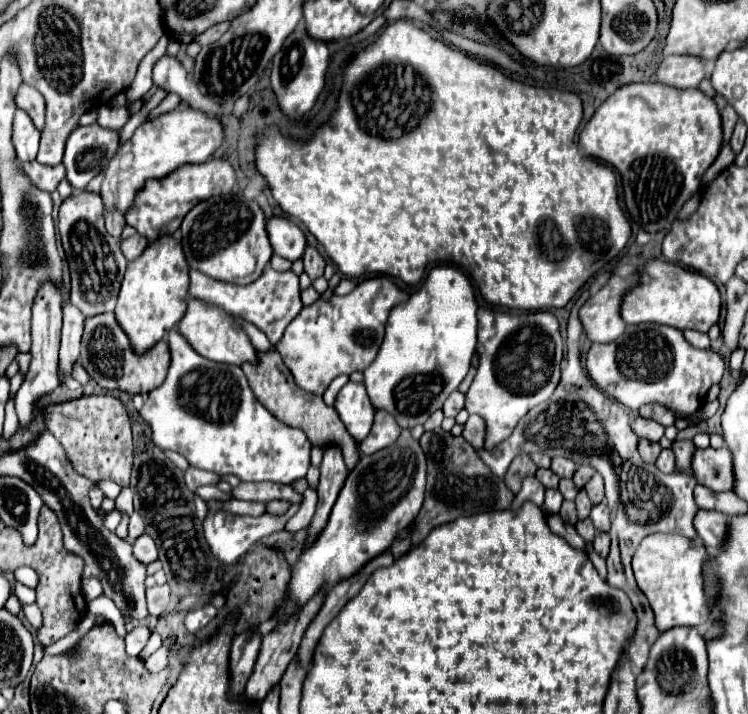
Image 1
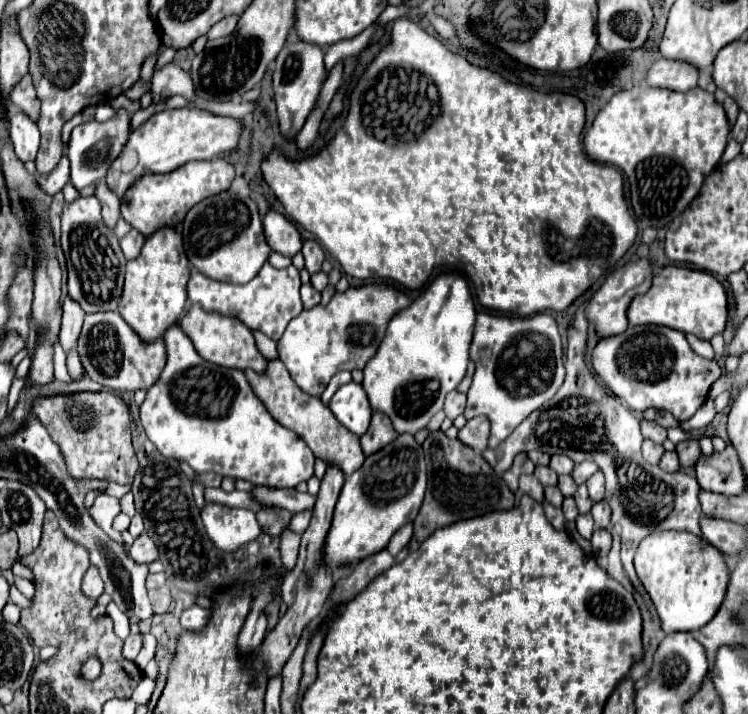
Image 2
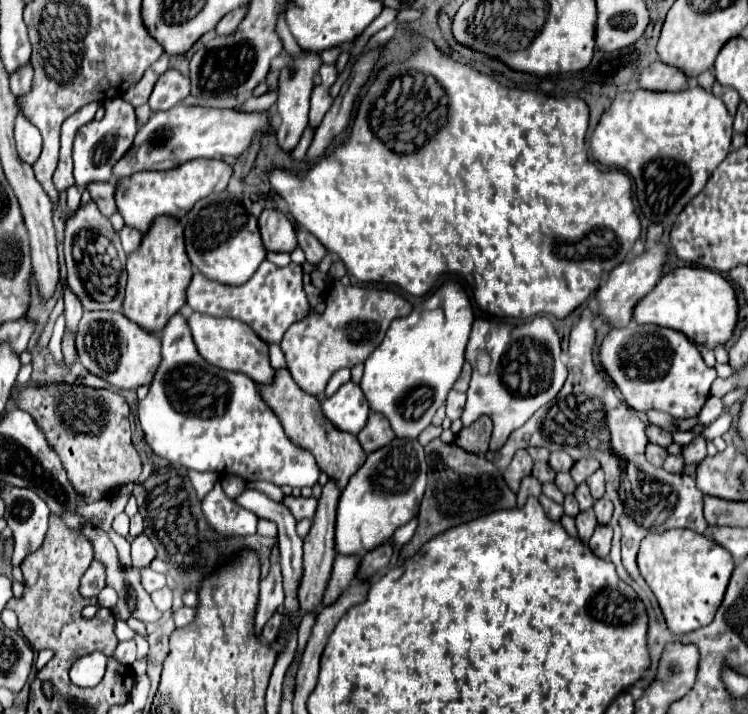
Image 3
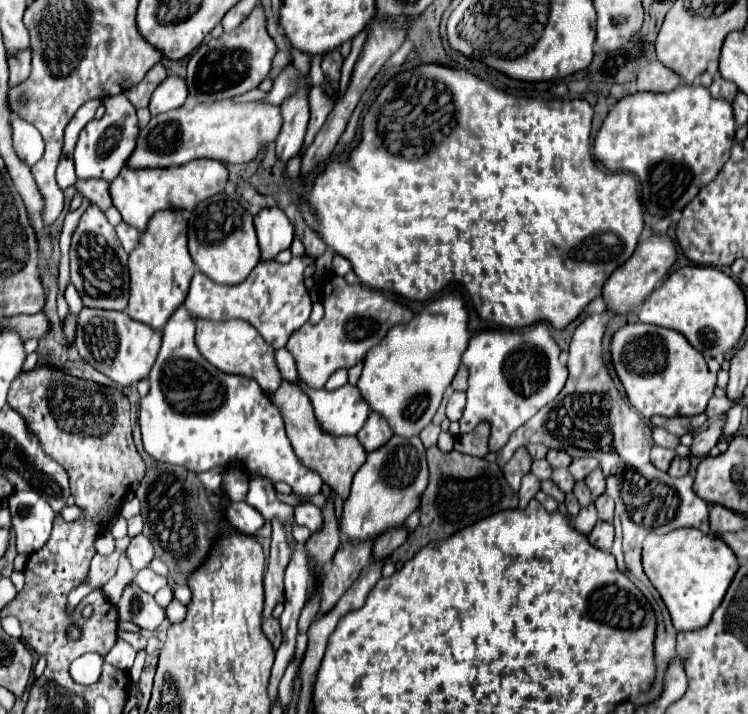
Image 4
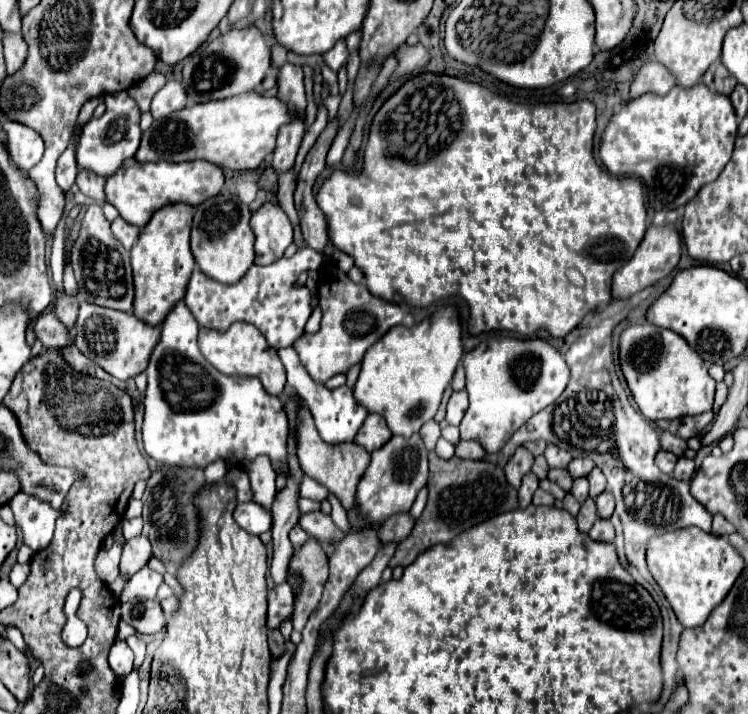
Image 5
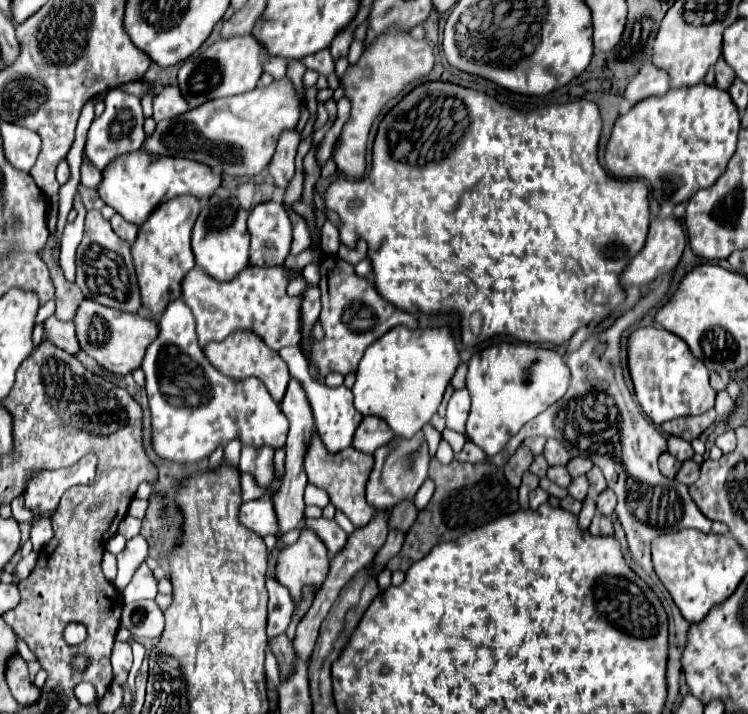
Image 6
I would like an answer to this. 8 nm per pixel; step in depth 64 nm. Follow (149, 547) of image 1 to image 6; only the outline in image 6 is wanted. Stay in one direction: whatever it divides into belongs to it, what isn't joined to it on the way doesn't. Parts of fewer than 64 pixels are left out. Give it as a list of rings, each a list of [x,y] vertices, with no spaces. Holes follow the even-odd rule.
[[[134,536],[132,540],[126,542],[126,548],[118,554],[118,576],[114,582],[114,586],[120,592],[132,580],[138,566],[146,562],[146,556],[148,556],[148,542],[144,540],[144,536]]]

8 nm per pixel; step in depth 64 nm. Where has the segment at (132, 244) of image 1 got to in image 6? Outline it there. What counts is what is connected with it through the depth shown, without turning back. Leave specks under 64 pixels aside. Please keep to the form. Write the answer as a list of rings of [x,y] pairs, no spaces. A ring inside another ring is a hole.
[[[114,214],[112,220],[110,220],[110,224],[112,224],[112,230],[114,230],[122,240],[126,240],[126,242],[130,242],[130,244],[136,240],[136,236],[138,236],[138,226],[136,226],[136,224],[128,224],[120,214]]]

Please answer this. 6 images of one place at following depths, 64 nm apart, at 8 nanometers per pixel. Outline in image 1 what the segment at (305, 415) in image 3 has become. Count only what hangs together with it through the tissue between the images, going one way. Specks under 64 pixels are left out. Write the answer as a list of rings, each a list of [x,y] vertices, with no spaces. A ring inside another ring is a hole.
[[[268,350],[268,352],[256,352],[258,362],[244,362],[242,370],[250,382],[252,392],[256,394],[256,398],[276,416],[280,416],[280,420],[284,420],[284,424],[292,424],[294,428],[304,430],[304,434],[308,436],[308,440],[312,444],[338,444],[344,452],[346,458],[346,466],[348,470],[352,470],[358,462],[358,452],[356,452],[356,442],[348,436],[338,412],[334,406],[328,406],[322,396],[316,396],[312,392],[304,392],[298,388],[298,384],[292,380],[286,364],[280,360],[280,354],[276,350]]]

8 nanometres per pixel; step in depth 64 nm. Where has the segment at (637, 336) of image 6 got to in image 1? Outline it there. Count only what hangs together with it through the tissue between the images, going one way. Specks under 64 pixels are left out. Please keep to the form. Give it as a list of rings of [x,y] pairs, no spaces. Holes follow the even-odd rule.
[[[636,324],[636,326],[626,326],[626,332],[610,344],[594,344],[586,358],[586,370],[592,382],[604,394],[618,400],[620,404],[624,404],[634,412],[642,404],[656,402],[676,412],[676,416],[680,416],[696,412],[706,402],[708,388],[712,384],[718,384],[724,374],[724,360],[712,348],[706,350],[694,348],[678,328],[664,328],[662,324]]]

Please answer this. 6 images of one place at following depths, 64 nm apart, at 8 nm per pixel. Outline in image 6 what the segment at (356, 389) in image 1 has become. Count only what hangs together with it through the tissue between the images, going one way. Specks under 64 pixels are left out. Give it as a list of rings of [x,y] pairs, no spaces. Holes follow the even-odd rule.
[[[298,346],[294,348],[282,348],[280,350],[280,356],[282,360],[288,364],[288,370],[290,370],[290,376],[294,380],[298,380],[306,392],[306,398],[310,402],[310,408],[312,408],[312,414],[314,414],[314,424],[316,424],[316,430],[322,438],[322,442],[326,444],[326,448],[330,452],[338,452],[340,448],[346,448],[352,444],[352,436],[358,428],[358,424],[362,422],[362,414],[354,408],[352,404],[352,390],[348,390],[346,386],[338,386],[338,388],[328,388],[324,382],[318,382],[312,378],[310,370],[308,370],[308,362],[304,360],[302,356],[302,350]]]

